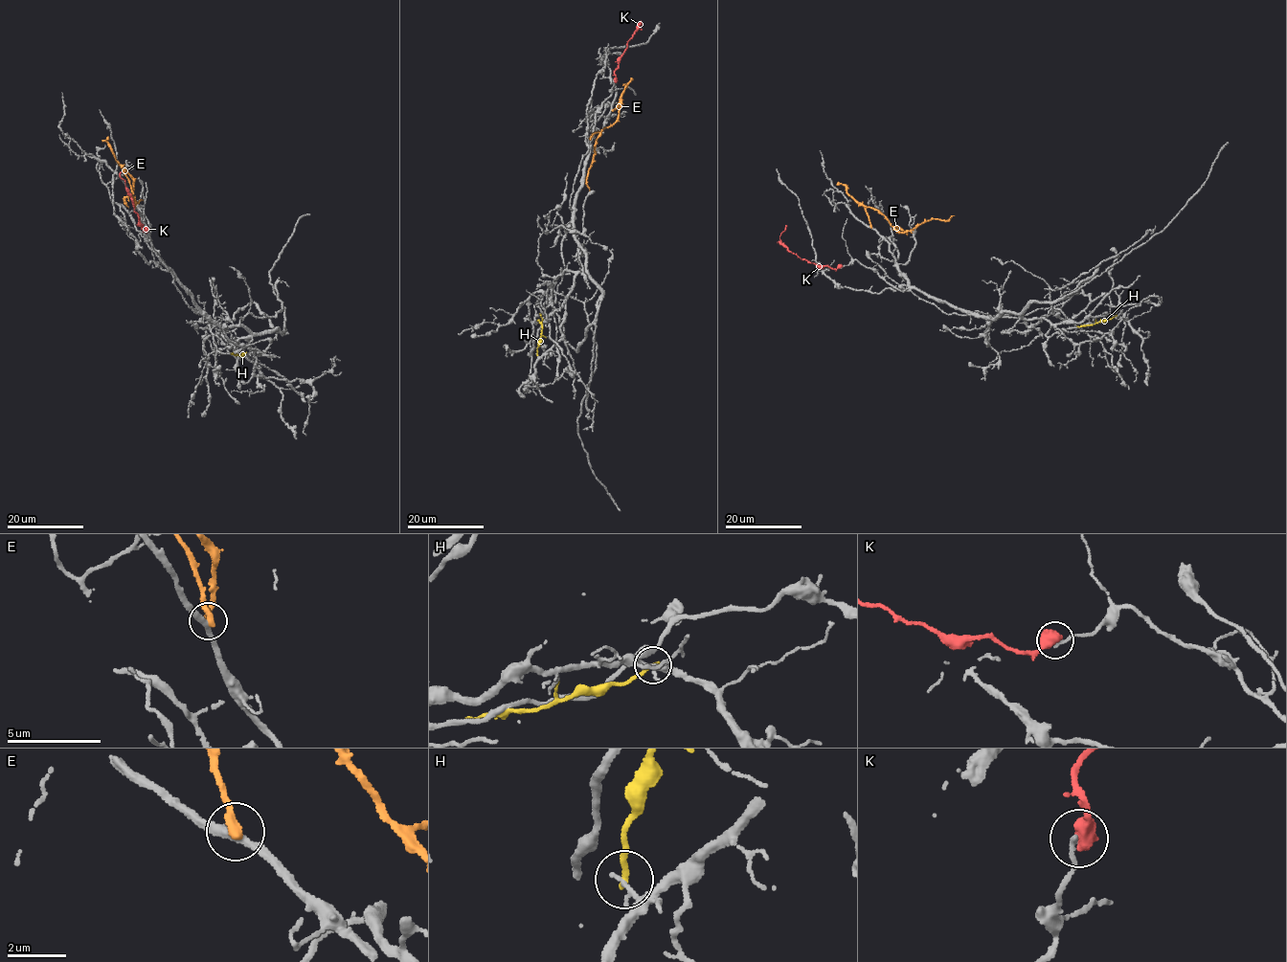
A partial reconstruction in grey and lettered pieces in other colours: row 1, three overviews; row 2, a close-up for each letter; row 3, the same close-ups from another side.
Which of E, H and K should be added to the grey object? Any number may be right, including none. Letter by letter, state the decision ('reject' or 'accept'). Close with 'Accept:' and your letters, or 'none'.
E: reject
H: reject
K: reject
Accept: none

